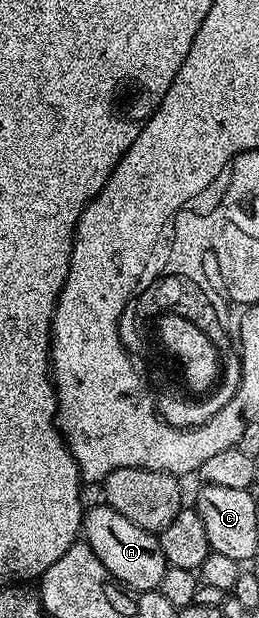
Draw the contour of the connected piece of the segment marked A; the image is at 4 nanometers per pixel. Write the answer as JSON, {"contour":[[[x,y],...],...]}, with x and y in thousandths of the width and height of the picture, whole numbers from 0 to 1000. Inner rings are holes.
{"contour":[[[382,812],[367,822],[328,824],[313,866],[328,880],[355,883],[355,896],[402,909],[459,945],[517,958],[591,958],[618,948],[618,935],[633,935],[649,914],[598,862],[541,858],[525,845],[494,845],[479,832],[448,832],[421,816]]]}

